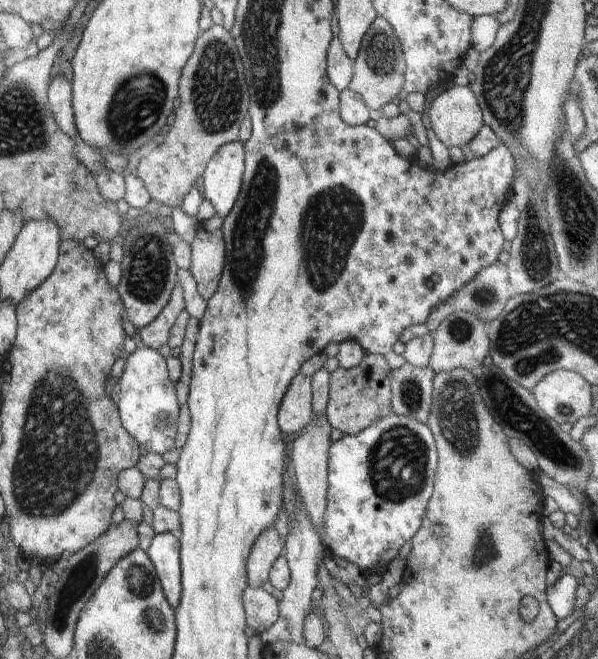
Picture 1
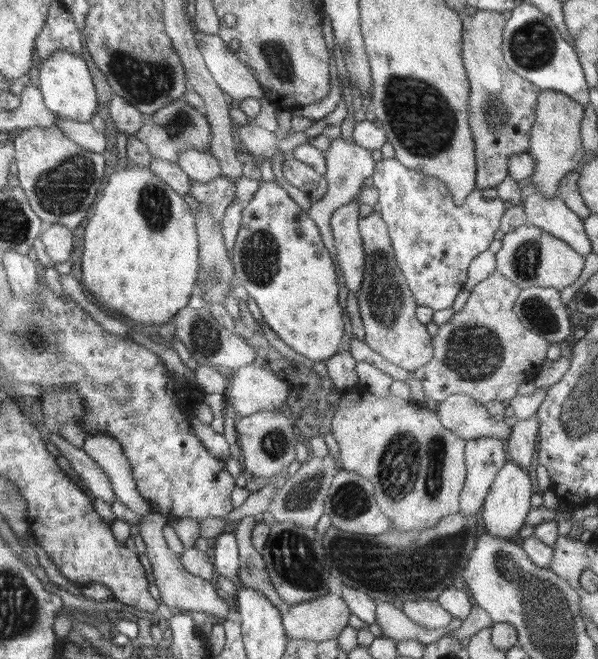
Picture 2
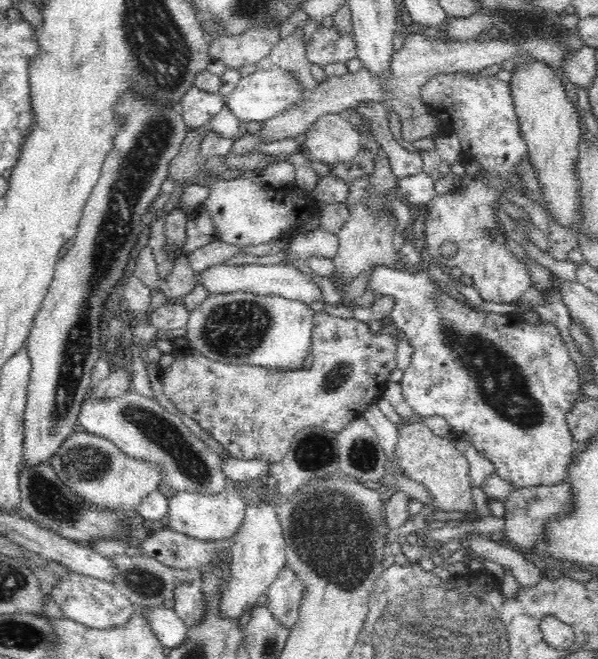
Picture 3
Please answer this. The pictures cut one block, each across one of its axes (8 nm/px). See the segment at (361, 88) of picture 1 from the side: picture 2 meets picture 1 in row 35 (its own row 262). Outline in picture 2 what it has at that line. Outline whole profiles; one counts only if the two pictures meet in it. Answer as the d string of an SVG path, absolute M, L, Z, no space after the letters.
M376 212L359 221L364 243L364 280L358 290L358 305L364 325L364 341L387 361L409 373L424 366L434 355L432 337L415 315L418 306L398 264L384 219Z

